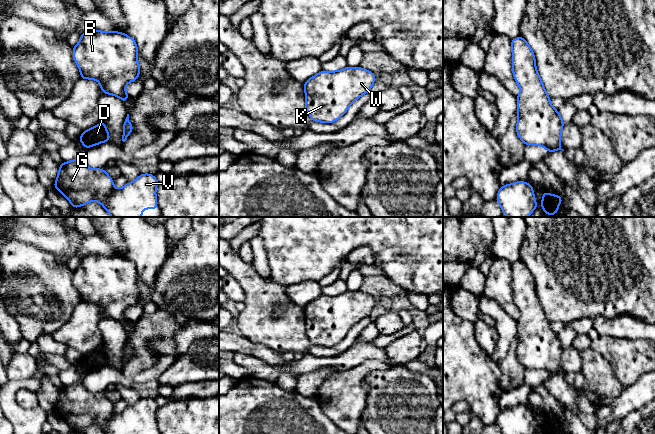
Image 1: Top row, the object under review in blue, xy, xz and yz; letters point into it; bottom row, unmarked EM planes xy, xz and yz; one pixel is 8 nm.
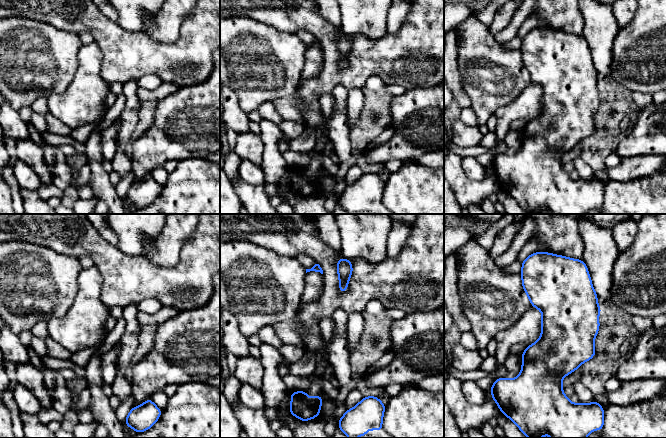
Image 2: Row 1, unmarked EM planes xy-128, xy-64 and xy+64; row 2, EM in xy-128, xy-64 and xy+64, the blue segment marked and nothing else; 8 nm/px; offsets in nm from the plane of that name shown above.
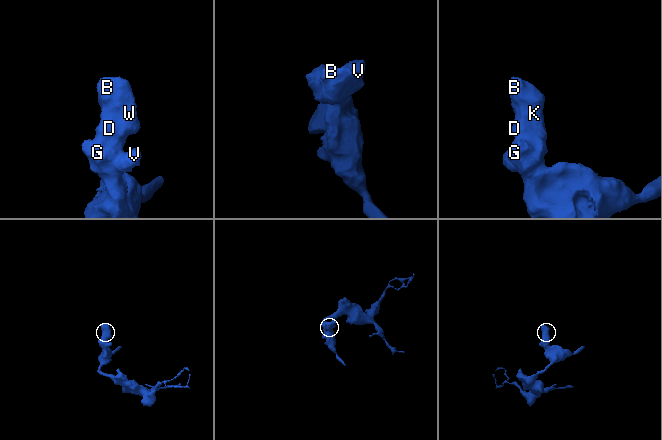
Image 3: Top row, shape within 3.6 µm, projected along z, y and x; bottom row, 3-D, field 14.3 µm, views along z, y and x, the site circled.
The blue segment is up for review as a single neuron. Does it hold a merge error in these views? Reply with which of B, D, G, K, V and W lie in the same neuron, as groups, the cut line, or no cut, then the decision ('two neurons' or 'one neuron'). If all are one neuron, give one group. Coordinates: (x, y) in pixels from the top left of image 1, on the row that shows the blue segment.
B D G K V W | no cut | one neuron

